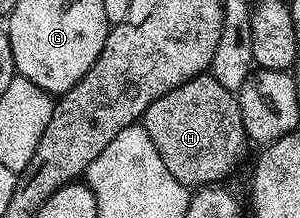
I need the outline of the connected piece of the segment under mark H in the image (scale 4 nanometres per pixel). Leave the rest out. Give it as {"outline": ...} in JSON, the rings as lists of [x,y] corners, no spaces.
{"outline":[[[211,72],[200,73],[194,79],[182,83],[182,87],[174,87],[162,99],[154,99],[144,112],[142,124],[146,135],[150,135],[150,143],[158,147],[158,155],[162,155],[162,163],[166,163],[170,175],[178,179],[178,183],[189,187],[203,187],[227,182],[227,177],[244,161],[244,152],[250,148],[248,135],[244,131],[242,113],[236,102],[236,93],[222,87]]]}

